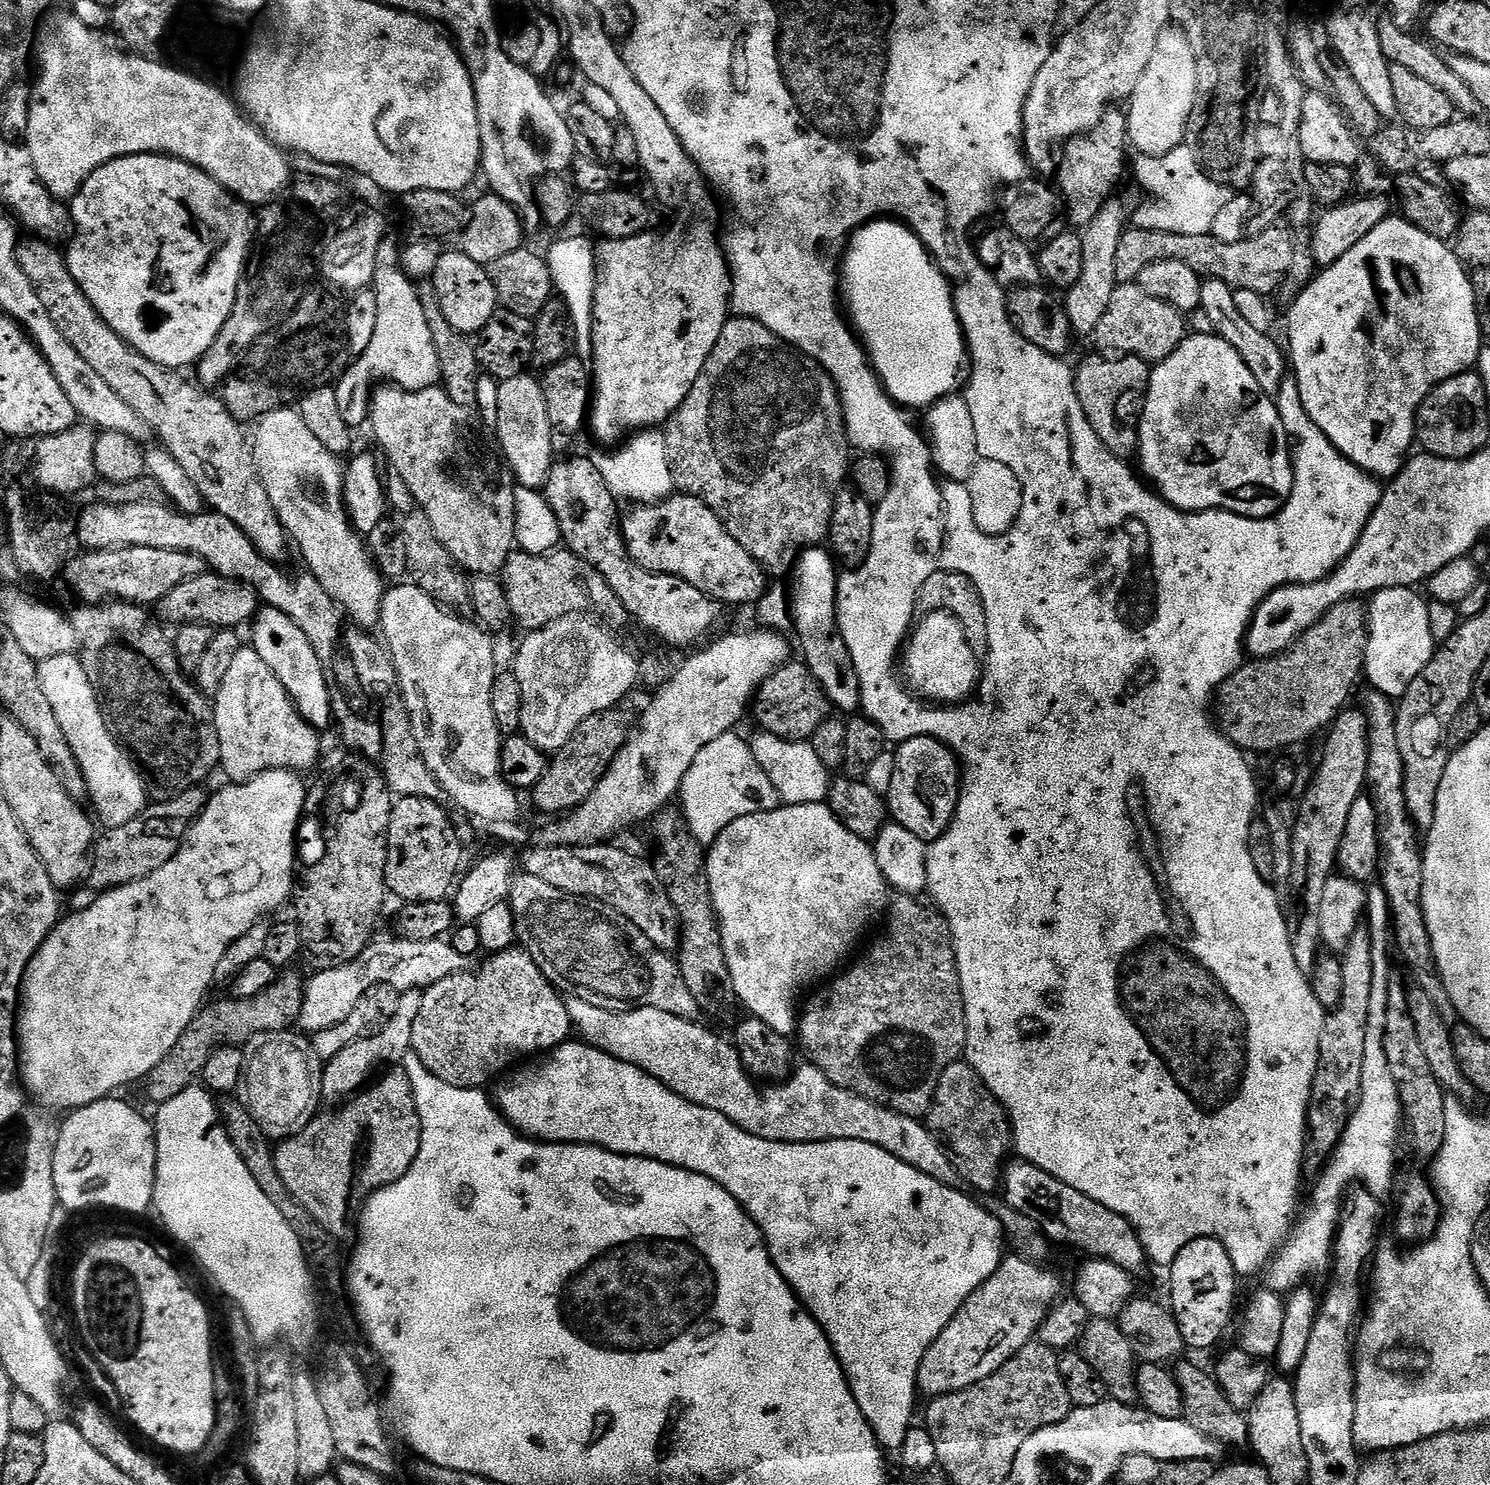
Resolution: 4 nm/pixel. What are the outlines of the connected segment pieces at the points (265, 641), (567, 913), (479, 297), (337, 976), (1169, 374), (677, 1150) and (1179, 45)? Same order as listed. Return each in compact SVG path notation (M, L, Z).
M271 606L261 607L257 611L251 628L250 647L258 654L258 658L262 658L262 662L266 662L266 666L270 666L270 670L274 670L278 682L282 682L289 698L300 711L301 718L313 728L324 730L328 720L330 724L333 719L332 699L324 671L318 662L318 654L314 654L314 646L310 646L310 638L306 638L306 634L302 634L302 630L298 630L298 626L294 626L294 622L282 614L282 610Z
M527 874L521 877L510 893L516 939L557 992L602 1010L653 1008L678 1018L697 1019L694 994L680 976L679 963L669 953L660 952L634 922L604 904L562 894L542 878Z
M463 250L441 251L438 266L434 266L430 283L436 292L437 306L442 310L442 314L446 314L446 322L450 322L454 330L463 332L469 338L479 334L498 311L494 282L487 267L474 262L474 258L467 256Z
M403 938L394 940L373 939L372 943L346 966L326 968L317 971L313 980L309 979L304 988L304 1001L298 1021L305 1033L315 1034L338 1026L355 1010L360 999L379 984L397 988L401 994L413 990L429 988L431 984L442 982L442 978L457 976L465 971L466 959L447 939L432 941L412 941Z
M1215 334L1208 336L1189 335L1165 360L1159 361L1152 368L1152 377L1148 383L1148 395L1144 398L1144 410L1138 421L1138 457L1143 479L1161 496L1167 504L1181 508L1184 512L1233 512L1235 516L1245 516L1251 520L1265 520L1276 516L1292 497L1292 483L1296 474L1292 467L1293 449L1286 434L1286 426L1282 426L1282 418L1276 409L1276 401L1268 396L1262 386L1250 374L1250 366L1238 358L1238 352L1225 340Z
M565 1042L553 1048L537 1064L528 1064L525 1068L517 1067L509 1071L495 1085L494 1103L500 1110L500 1115L525 1138L539 1140L545 1144L593 1144L596 1148L604 1148L608 1152L616 1152L619 1156L641 1156L647 1160L657 1160L682 1170L690 1170L694 1174L702 1174L702 1178L710 1178L722 1186L737 1202L744 1207L744 1213L756 1223L764 1235L764 1245L768 1248L774 1266L782 1274L782 1278L792 1288L792 1293L800 1299L801 1304L818 1322L818 1326L832 1343L834 1354L848 1380L850 1390L870 1426L874 1430L876 1441L881 1449L899 1453L906 1442L908 1429L913 1427L912 1411L916 1408L918 1389L918 1366L922 1366L922 1358L926 1350L946 1330L946 1326L958 1314L958 1310L994 1274L1006 1252L1006 1237L999 1220L991 1211L988 1212L976 1200L967 1196L967 1191L959 1192L959 1187L943 1184L918 1170L914 1166L906 1166L894 1154L886 1154L882 1146L870 1146L870 1142L857 1140L827 1140L813 1144L787 1144L786 1142L770 1142L766 1138L758 1138L742 1126L730 1122L726 1114L718 1114L718 1110L706 1110L706 1106L698 1106L658 1082L650 1074L638 1070L638 1066L630 1066L630 1062L622 1062L602 1050L583 1042Z
M1175 26L1164 28L1158 34L1154 58L1150 58L1150 66L1138 78L1138 86L1134 86L1134 94L1126 104L1129 145L1141 156L1165 156L1181 147L1186 140L1188 121L1196 109L1196 95L1198 66L1188 35Z

